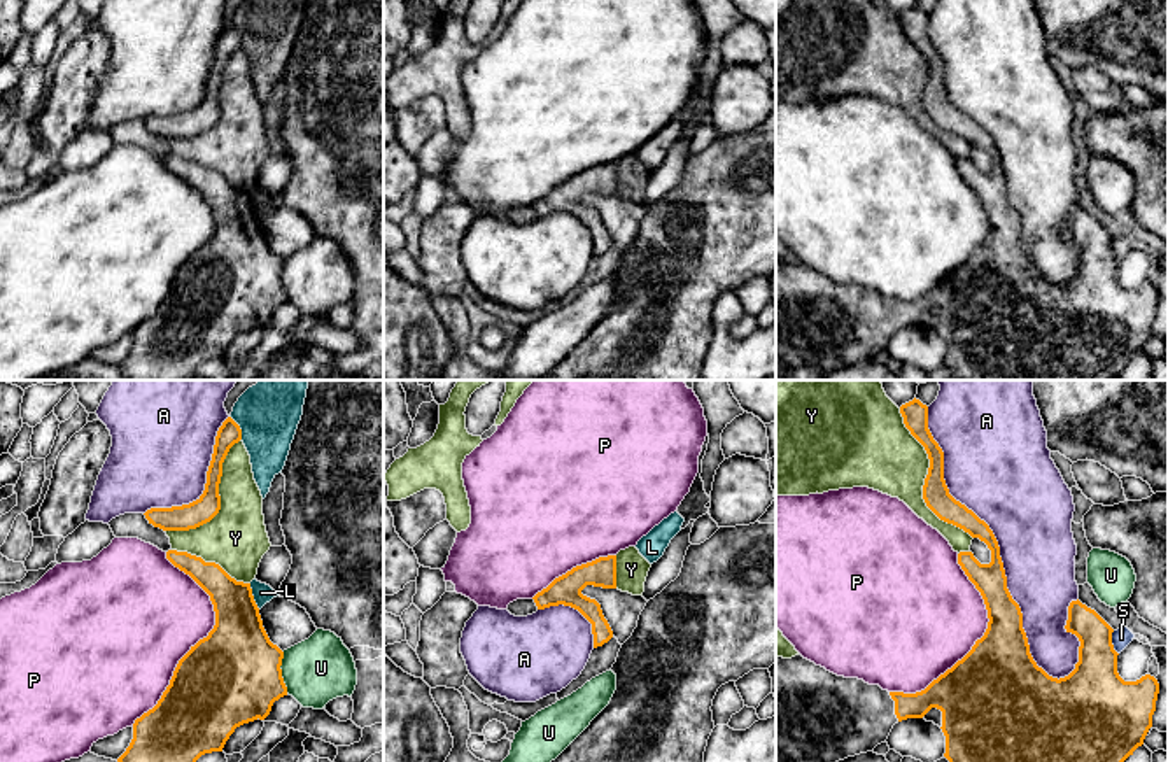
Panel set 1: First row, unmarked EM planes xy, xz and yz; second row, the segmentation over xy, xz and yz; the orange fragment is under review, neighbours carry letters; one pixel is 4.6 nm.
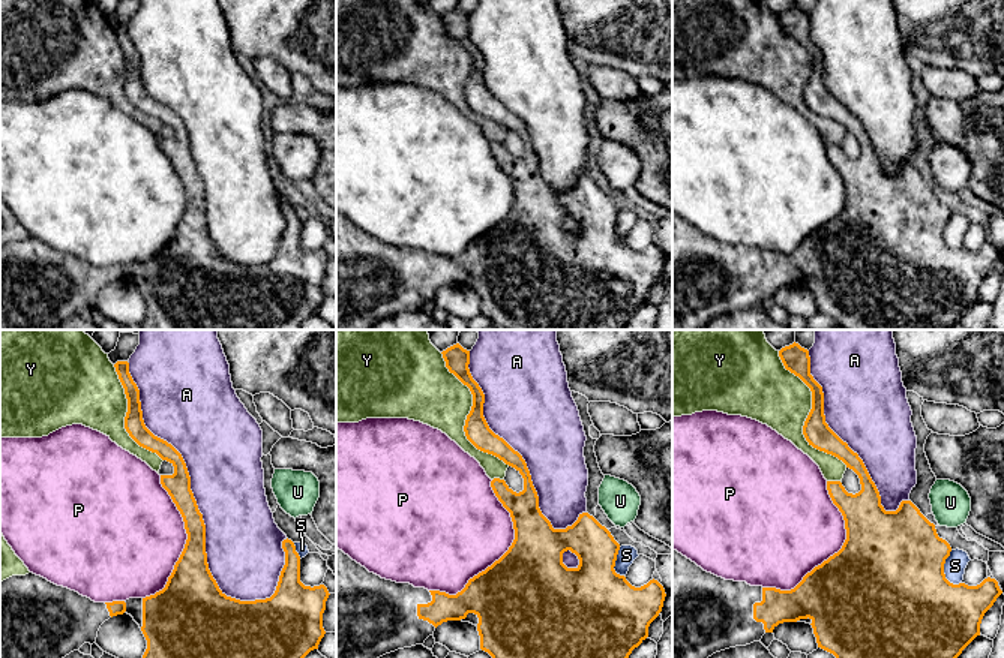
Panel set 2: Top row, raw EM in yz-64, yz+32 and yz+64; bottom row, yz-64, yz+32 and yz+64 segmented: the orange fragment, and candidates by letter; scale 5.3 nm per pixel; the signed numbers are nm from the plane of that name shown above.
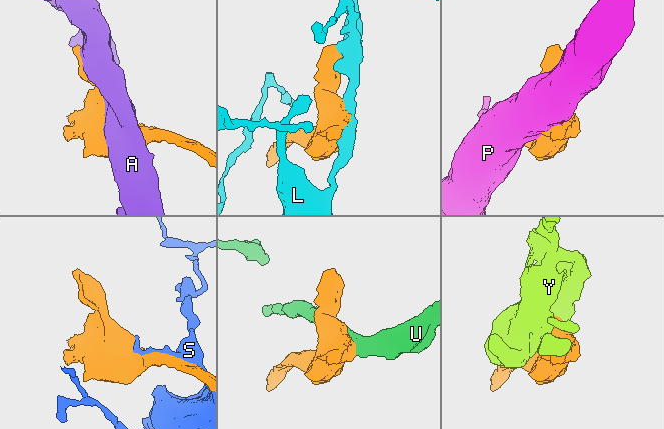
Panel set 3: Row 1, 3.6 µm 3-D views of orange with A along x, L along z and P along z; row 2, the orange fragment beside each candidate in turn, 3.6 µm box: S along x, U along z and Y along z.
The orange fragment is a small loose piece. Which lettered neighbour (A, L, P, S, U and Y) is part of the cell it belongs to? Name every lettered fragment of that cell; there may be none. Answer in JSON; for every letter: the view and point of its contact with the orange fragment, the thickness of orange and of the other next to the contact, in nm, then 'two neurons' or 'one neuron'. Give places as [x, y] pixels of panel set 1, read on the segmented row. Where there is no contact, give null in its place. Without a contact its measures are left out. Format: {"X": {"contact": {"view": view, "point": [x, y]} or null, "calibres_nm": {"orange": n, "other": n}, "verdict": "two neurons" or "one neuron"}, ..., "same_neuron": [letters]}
{"A": {"contact": {"view": "yz", "point": [999, 549]}, "calibres_nm": {"orange": 150, "other": 400}, "verdict": "two neurons"}, "L": {"contact": {"view": "xy", "point": [253, 596]}, "calibres_nm": {"orange": 300, "other": 90}, "verdict": "two neurons"}, "P": {"contact": {"view": "xy", "point": [204, 638]}, "calibres_nm": {"orange": 440, "other": 440}, "verdict": "two neurons"}, "S": {"contact": {"view": "yz", "point": [1111, 643]}, "calibres_nm": {"orange": 300, "other": 90}, "verdict": "two neurons"}, "U": {"contact": {"view": "xy", "point": [281, 673]}, "calibres_nm": {"orange": 440, "other": 300}, "verdict": "two neurons"}, "Y": {"contact": {"view": "yz", "point": [925, 480]}, "calibres_nm": {"orange": 120, "other": 340}, "verdict": "two neurons"}, "same_neuron": []}

